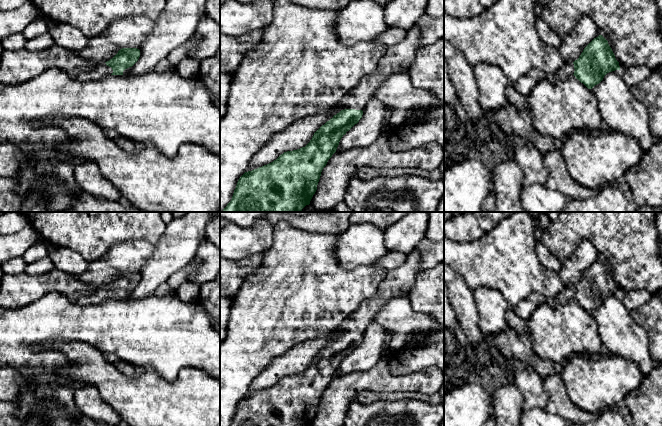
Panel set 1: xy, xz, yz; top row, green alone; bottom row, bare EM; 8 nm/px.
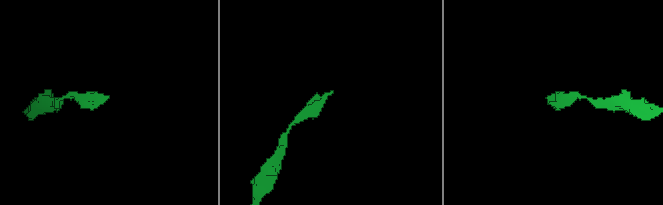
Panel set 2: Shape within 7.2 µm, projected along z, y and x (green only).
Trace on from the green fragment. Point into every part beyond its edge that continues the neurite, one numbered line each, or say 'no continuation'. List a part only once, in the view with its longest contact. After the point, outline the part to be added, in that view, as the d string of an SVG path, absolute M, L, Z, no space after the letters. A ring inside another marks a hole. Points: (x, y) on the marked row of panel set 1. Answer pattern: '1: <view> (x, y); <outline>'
1: xz (399, 58); M414 25L407 31L406 38L394 46L387 48L379 61L377 71L363 78L355 87L350 89L336 105L340 109L362 110L374 98L379 86L391 75L408 72L420 47L419 29Z

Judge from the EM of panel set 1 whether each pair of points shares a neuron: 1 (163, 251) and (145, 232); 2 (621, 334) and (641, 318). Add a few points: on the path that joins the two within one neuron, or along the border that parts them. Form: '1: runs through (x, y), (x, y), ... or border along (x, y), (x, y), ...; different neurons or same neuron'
1: border along (166, 225), (165, 231), (154, 244); different neurons
2: border along (628, 311), (630, 316), (645, 330), (649, 342); different neurons

